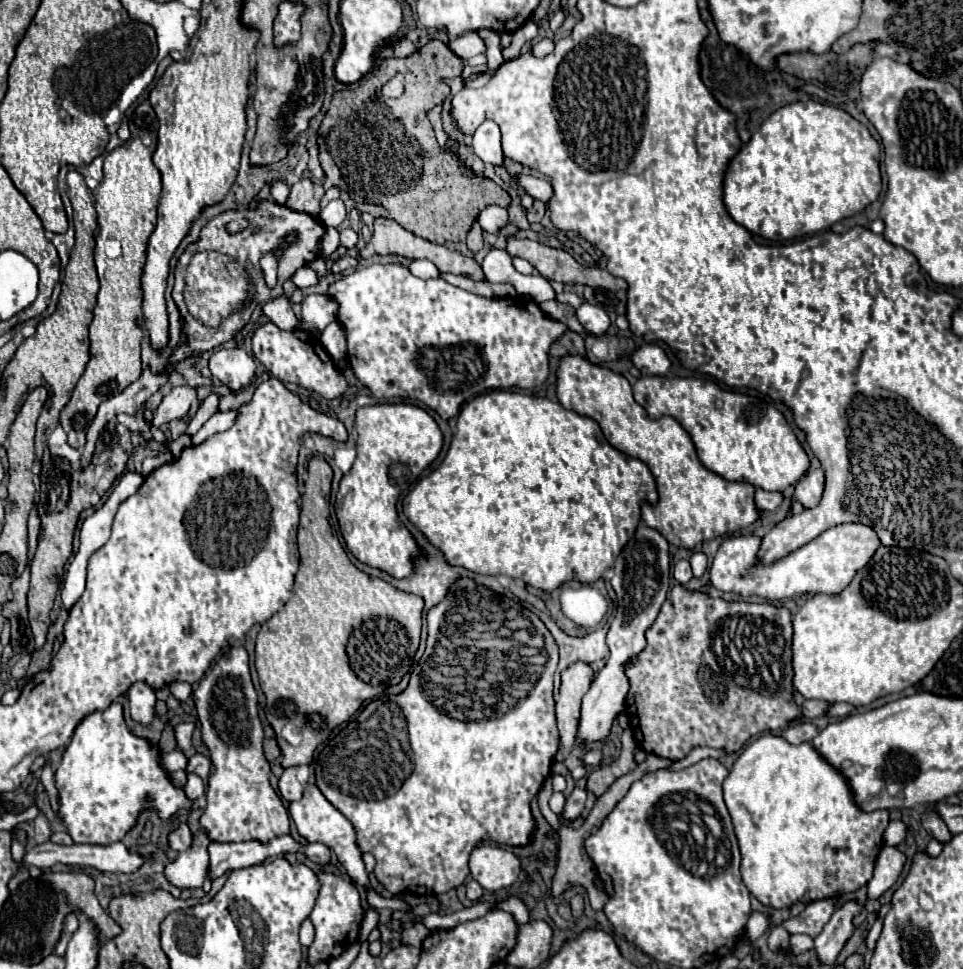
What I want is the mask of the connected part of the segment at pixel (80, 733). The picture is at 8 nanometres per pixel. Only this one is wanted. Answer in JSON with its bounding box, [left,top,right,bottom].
[54,702,192,844]

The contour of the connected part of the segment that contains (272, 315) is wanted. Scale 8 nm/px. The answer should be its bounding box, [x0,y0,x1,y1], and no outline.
[262,294,300,330]

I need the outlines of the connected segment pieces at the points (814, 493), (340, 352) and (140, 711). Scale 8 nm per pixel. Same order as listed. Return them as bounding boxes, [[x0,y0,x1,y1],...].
[[794,468,824,508],[320,322,346,362],[128,682,156,724]]

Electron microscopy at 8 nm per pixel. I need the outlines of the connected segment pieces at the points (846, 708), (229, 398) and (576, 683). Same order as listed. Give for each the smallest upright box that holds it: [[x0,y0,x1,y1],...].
[[826,703,854,718],[219,373,270,412],[556,662,594,762]]

